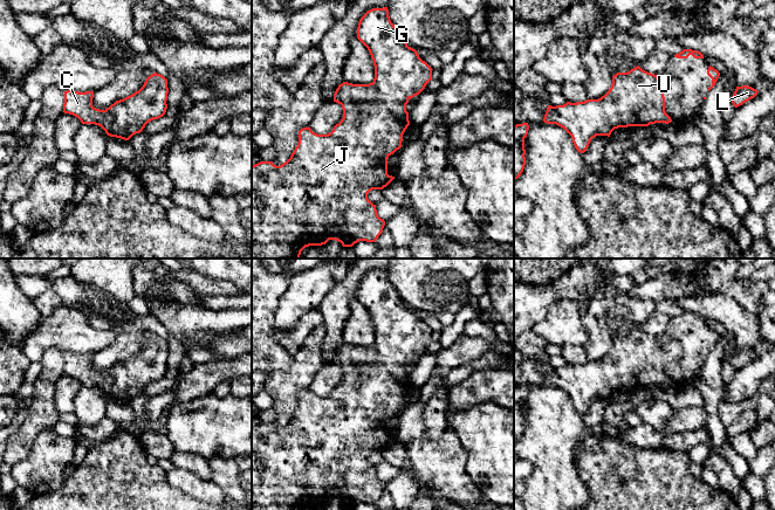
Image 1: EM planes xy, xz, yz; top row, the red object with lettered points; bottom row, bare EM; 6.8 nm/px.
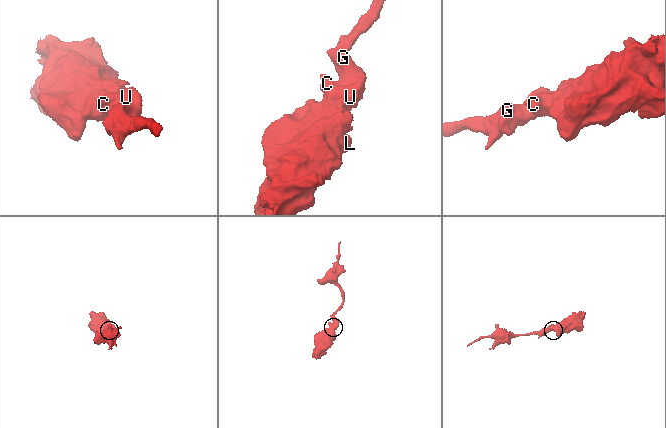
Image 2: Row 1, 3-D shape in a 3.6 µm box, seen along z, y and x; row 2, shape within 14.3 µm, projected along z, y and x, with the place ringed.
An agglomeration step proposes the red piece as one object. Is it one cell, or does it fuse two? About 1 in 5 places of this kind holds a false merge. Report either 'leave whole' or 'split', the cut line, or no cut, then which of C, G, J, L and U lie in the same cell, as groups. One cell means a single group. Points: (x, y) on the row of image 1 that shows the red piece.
leave whole; no cut; C G J L U

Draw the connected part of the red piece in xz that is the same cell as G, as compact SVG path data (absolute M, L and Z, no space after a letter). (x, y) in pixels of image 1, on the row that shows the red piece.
M388 7L372 8L359 20L357 27L357 39L368 48L375 66L375 78L369 84L352 84L343 82L334 94L334 102L342 105L343 118L328 135L317 135L311 129L303 128L299 131L299 143L290 158L280 166L273 161L260 161L252 166L252 259L300 259L301 251L309 246L322 246L329 240L336 240L343 247L352 247L359 241L376 242L382 234L385 221L377 214L376 205L368 199L368 193L372 189L383 189L395 177L388 174L388 158L402 147L403 135L410 125L406 104L411 98L419 95L432 80L432 68L423 61L417 50L409 47L402 39L397 28L391 22Z

